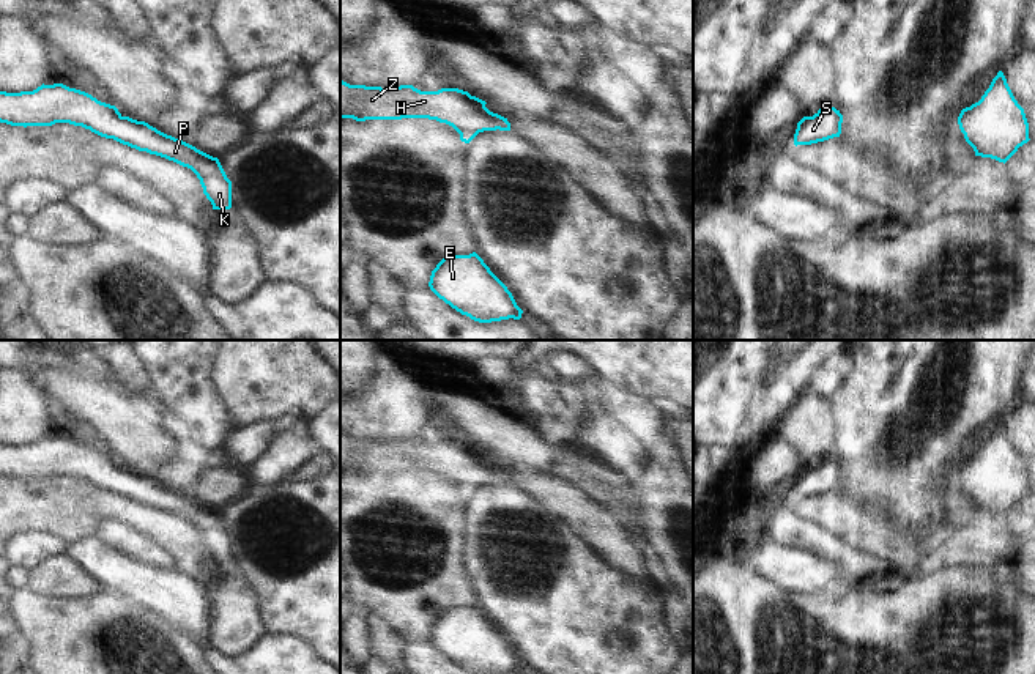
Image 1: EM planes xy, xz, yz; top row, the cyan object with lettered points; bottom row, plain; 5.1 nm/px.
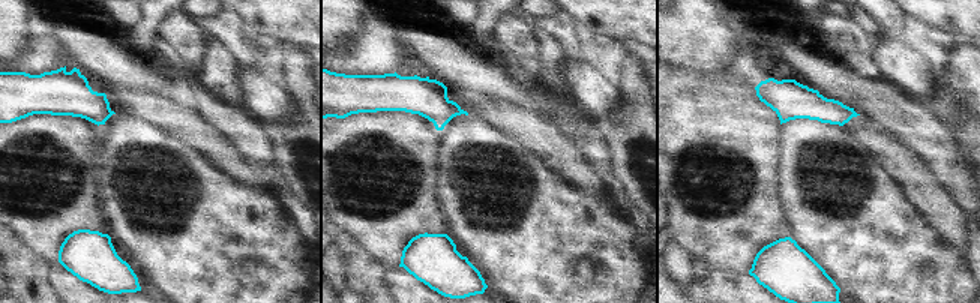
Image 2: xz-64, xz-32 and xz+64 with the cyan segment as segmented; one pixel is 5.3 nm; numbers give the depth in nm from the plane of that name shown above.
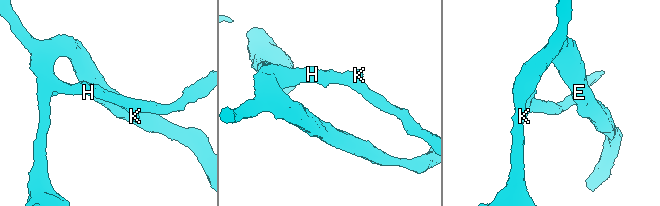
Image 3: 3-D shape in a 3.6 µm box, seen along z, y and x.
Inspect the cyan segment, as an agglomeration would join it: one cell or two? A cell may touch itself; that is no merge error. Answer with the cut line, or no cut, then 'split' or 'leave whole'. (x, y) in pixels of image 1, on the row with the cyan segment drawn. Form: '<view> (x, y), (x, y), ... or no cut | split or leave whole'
no cut | leave whole

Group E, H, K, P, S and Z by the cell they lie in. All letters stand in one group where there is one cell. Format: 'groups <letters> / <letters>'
groups E H K P S Z

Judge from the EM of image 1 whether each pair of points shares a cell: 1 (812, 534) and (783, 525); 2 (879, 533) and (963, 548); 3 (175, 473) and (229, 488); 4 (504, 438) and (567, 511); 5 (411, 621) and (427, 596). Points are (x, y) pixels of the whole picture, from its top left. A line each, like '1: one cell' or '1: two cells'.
1: one cell
2: two cells
3: one cell
4: two cells
5: one cell

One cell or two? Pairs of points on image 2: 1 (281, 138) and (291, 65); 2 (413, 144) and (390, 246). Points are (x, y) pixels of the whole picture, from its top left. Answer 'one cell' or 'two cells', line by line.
1: one cell
2: one cell

